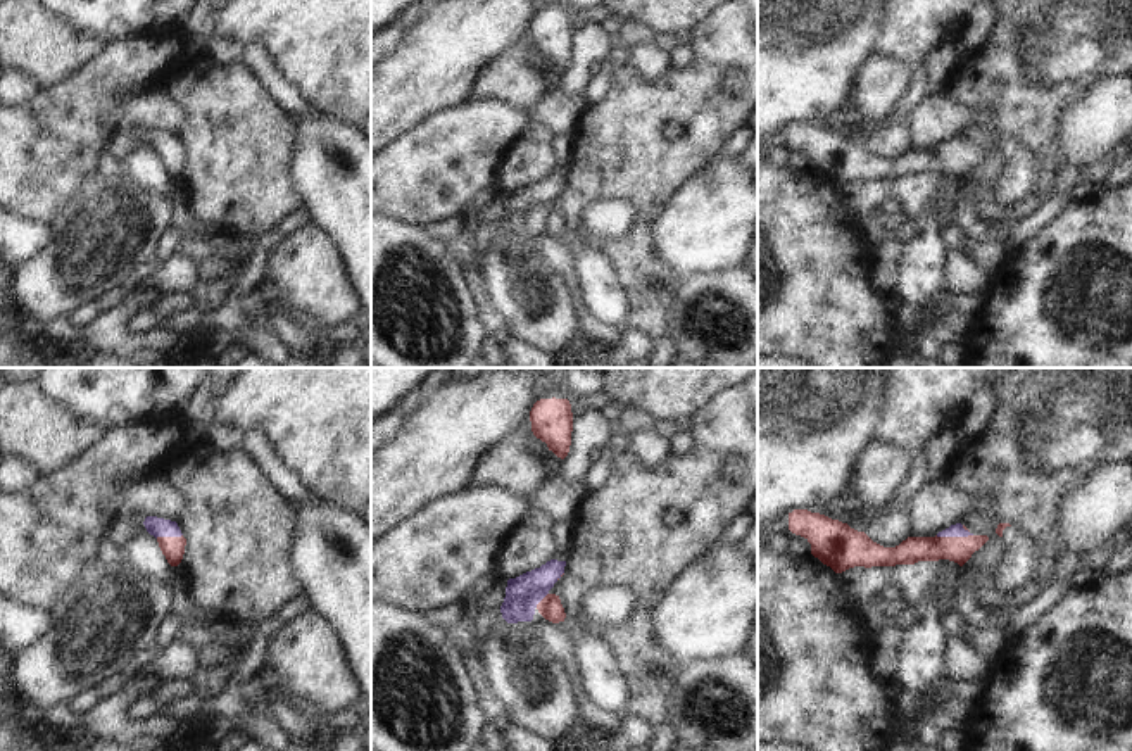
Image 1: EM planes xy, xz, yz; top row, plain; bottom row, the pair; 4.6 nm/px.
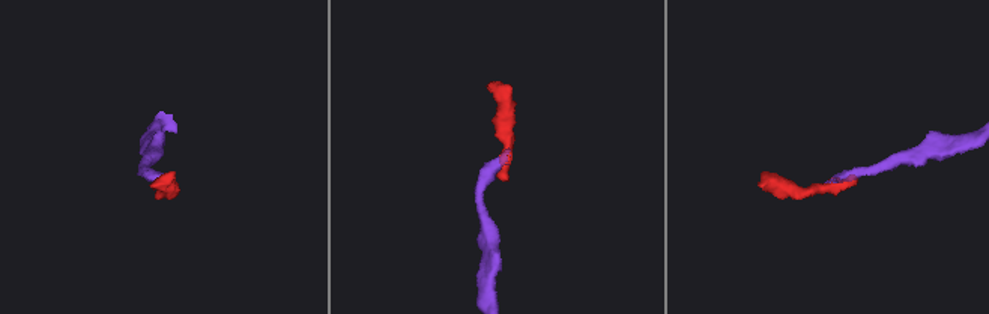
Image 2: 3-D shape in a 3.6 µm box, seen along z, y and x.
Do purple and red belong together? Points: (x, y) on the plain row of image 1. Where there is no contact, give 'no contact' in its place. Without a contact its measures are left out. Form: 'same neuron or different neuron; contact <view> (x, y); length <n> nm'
same neuron; contact yz (953, 149); length 180 nm

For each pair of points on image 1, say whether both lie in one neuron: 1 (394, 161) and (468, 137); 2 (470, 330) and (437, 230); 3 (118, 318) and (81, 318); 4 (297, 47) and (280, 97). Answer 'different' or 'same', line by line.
1: same
2: different
3: different
4: different

